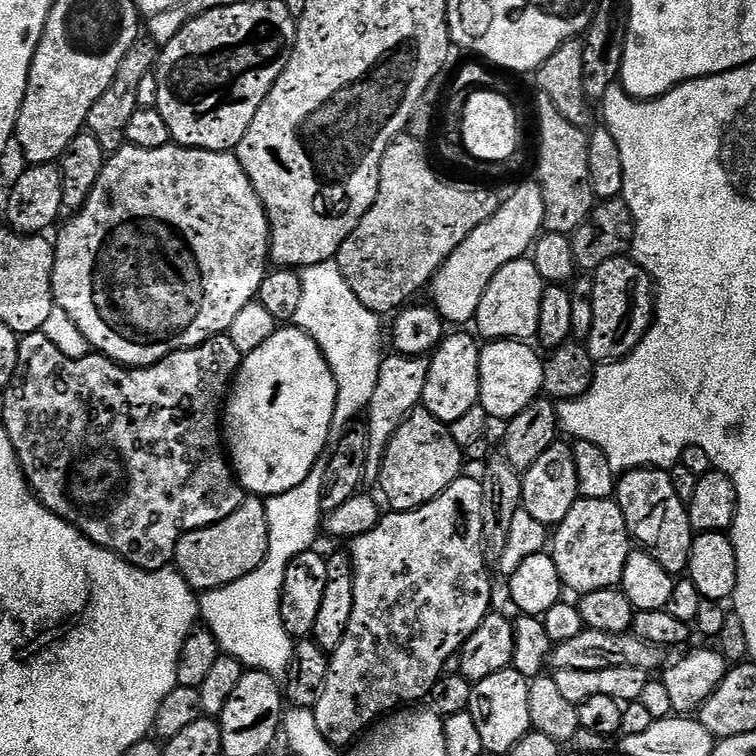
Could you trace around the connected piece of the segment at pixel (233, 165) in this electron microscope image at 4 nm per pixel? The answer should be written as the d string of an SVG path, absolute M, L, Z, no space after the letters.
M173 143L158 150L142 150L141 148L131 146L122 147L105 159L102 174L98 174L98 182L94 182L94 190L90 190L90 198L84 203L82 210L71 217L65 224L68 225L61 230L60 237L55 237L54 240L56 257L54 258L54 274L52 275L52 299L55 307L66 310L66 314L70 314L70 318L74 318L74 326L78 326L78 330L82 330L89 349L95 350L99 355L109 356L115 364L122 364L125 368L145 368L151 364L158 363L162 358L166 358L178 350L197 348L202 342L206 342L210 338L225 335L230 322L234 322L234 318L238 313L246 305L253 303L259 297L262 282L270 271L270 225L268 223L268 215L258 198L258 194L254 190L254 186L250 182L250 178L246 174L246 170L242 170L239 160L236 159L232 152L207 152L206 150L198 150L197 148L182 148Z

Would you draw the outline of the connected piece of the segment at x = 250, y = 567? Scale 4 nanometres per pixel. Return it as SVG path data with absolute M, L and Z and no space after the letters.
M249 495L230 514L230 518L222 518L222 522L214 522L205 528L190 530L176 544L174 557L175 571L192 587L192 591L203 594L210 590L218 590L222 586L230 586L230 582L238 582L238 578L246 578L262 562L268 553L268 519L266 506L261 497Z

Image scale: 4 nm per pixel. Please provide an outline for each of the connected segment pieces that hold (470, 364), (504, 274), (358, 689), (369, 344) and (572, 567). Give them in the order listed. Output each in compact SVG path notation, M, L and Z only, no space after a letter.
M456 330L445 335L443 342L431 353L426 374L426 390L422 407L442 423L451 425L480 402L480 349L481 341L471 331Z
M521 258L514 262L506 262L506 266L502 266L502 270L494 274L494 278L490 278L490 286L486 286L486 294L482 294L482 302L478 302L474 321L474 328L477 328L475 331L488 342L493 340L531 341L539 330L539 311L545 285L545 280L538 274L531 259Z
M468 474L461 475L459 480L455 480L452 483L451 488L447 488L442 494L438 494L438 498L434 498L428 504L423 504L421 508L414 509L413 512L393 512L389 511L387 514L381 515L380 524L374 526L374 530L370 530L370 534L362 534L356 536L350 542L350 555L352 557L352 577L354 578L354 610L350 614L350 626L346 626L346 634L342 638L342 642L330 653L330 659L328 661L328 685L326 690L322 690L322 698L318 698L315 708L312 709L314 714L314 722L318 722L318 730L322 734L322 738L326 738L326 742L335 744L337 746L343 746L343 744L351 745L353 741L357 739L365 730L371 729L373 725L377 723L381 718L387 717L389 714L395 713L397 710L403 709L405 706L412 706L415 700L427 701L432 695L432 687L434 682L438 682L441 676L445 675L446 669L444 668L448 664L448 659L455 657L459 653L460 649L464 647L464 643L470 638L470 634L474 634L474 630L478 630L485 618L488 617L492 604L492 580L488 577L488 568L490 568L489 561L484 559L484 486L479 479L476 480Z
M327 260L321 264L315 264L300 272L302 282L302 302L298 305L298 314L294 321L295 327L301 328L322 350L330 370L334 374L336 383L336 401L334 402L334 418L332 419L333 441L341 440L348 429L357 423L356 420L367 413L370 406L370 398L374 398L374 389L378 383L378 370L384 361L385 353L380 352L380 320L377 313L366 310L362 302L358 302L354 290L350 290L350 285L346 278L342 278L342 270L336 265L335 260Z
M580 498L550 536L550 555L552 564L558 566L560 583L575 594L617 587L624 579L629 551L626 518L615 499Z

